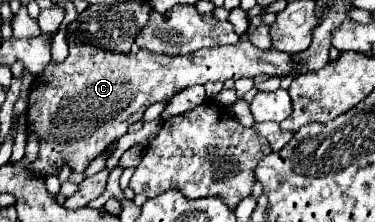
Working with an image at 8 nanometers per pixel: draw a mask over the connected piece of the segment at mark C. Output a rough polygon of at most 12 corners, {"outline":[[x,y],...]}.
{"outline":[[69,46],[33,80],[31,170],[83,172],[193,84],[299,74],[233,46],[185,56]]}

